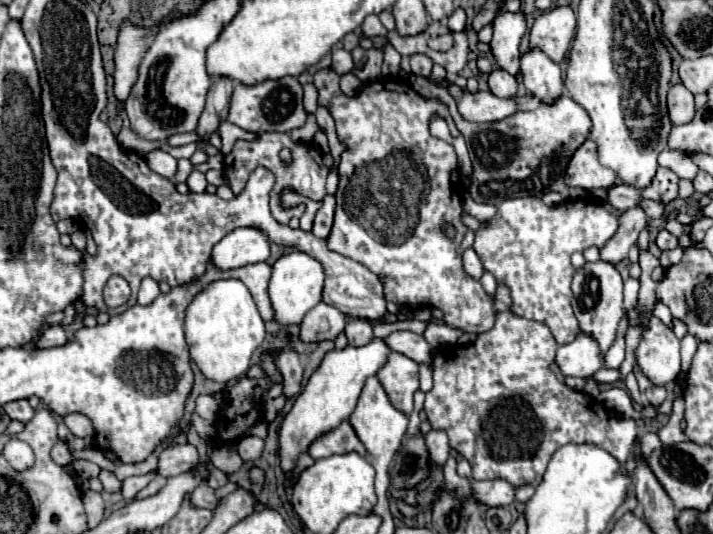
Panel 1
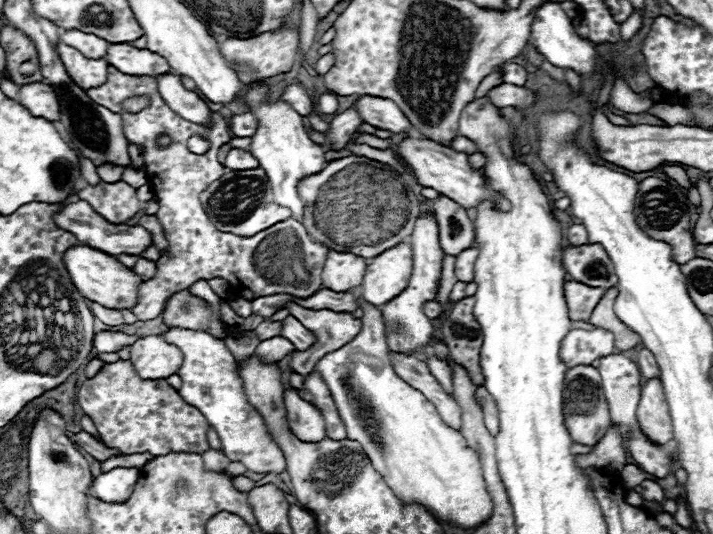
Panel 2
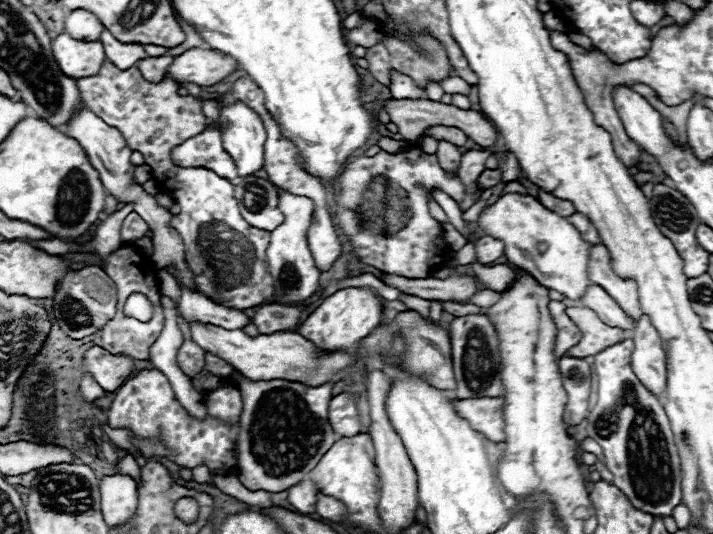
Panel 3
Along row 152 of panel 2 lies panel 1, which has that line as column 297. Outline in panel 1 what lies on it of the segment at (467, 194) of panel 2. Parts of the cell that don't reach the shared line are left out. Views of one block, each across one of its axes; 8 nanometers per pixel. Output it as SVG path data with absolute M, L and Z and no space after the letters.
M374 338L366 346L360 346L360 348L346 346L344 350L332 350L324 356L320 368L312 374L304 392L294 400L292 410L282 420L282 426L280 426L280 468L282 472L292 472L298 464L298 456L306 452L308 446L316 438L338 428L338 424L354 412L366 378L374 376L382 368L388 354L390 350L384 344L384 340Z

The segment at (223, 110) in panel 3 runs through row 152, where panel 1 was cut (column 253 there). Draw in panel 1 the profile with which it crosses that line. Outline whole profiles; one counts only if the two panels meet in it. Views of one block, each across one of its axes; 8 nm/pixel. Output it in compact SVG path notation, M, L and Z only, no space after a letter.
M236 228L212 248L212 264L220 270L242 268L264 262L270 256L270 242L256 228Z

